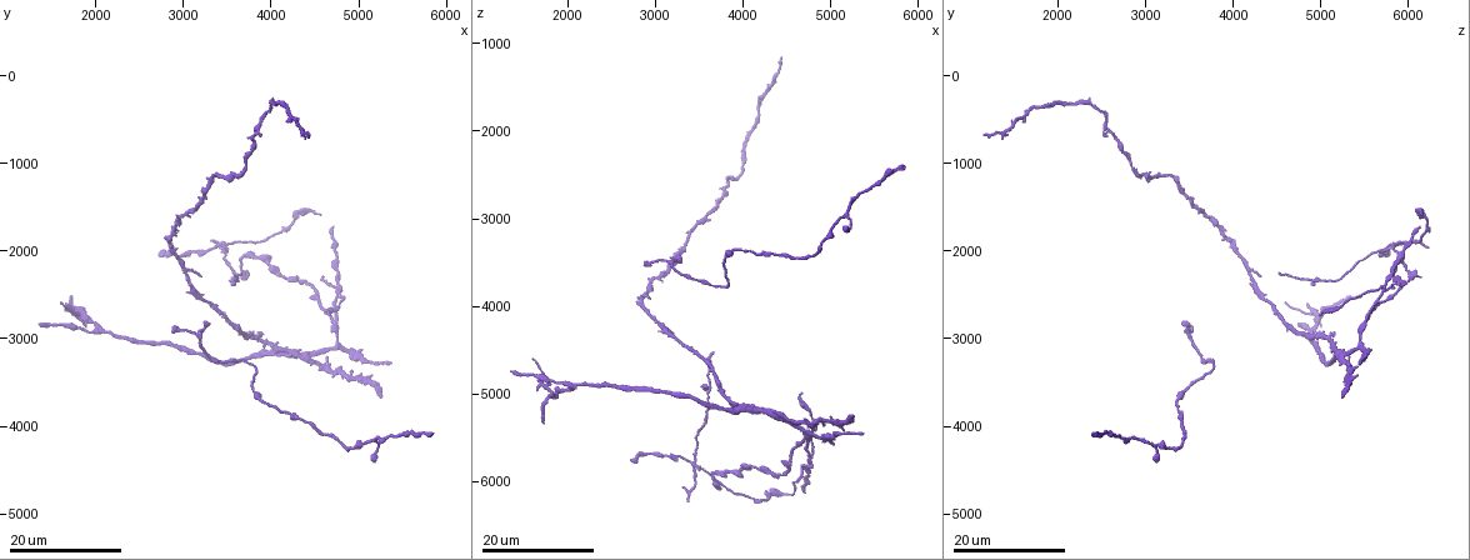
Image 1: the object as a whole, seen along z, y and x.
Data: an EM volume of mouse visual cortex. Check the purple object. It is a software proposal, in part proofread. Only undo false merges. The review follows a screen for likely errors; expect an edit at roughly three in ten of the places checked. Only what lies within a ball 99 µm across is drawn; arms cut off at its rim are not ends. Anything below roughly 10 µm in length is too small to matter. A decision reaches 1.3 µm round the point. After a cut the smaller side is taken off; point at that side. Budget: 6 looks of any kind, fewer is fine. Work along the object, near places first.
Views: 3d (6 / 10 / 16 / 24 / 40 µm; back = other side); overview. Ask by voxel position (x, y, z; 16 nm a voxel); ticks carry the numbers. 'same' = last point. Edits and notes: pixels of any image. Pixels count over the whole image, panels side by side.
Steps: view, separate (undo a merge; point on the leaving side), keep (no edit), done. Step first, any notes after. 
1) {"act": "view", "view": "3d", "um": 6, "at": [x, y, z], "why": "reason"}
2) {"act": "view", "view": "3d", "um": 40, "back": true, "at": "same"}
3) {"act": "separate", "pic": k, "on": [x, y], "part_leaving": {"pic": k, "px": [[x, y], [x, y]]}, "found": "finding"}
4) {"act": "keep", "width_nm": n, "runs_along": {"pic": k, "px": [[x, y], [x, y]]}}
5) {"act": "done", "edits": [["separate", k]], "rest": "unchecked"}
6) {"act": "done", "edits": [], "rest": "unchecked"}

{"act": "view", "view": "3d", "um": 16, "at": [4750, 2800, 5500], "why": "thin arm on a thick one"}

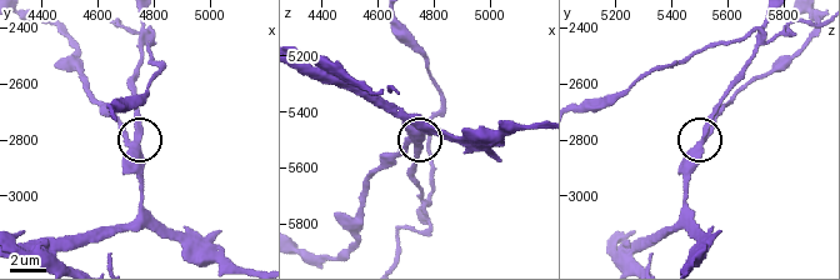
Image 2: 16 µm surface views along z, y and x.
{"act": "view", "view": "3d", "um": 10, "at": [4720, 2800, 5510]}

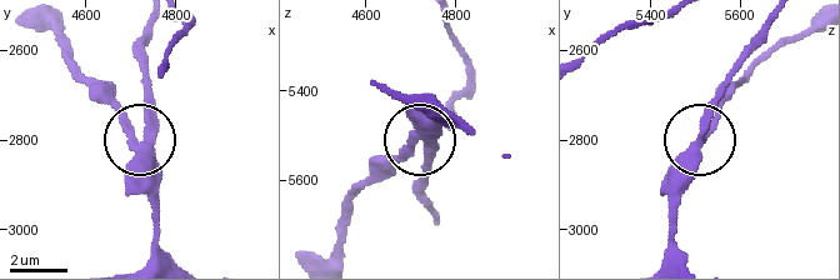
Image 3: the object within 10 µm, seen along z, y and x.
{"act": "keep", "width_nm": 340, "runs_along": {"pic": 3, "px": [[150, 255], [146, 56]]}, "found": "continuous, no second cell"}

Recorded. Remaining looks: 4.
{"act": "view", "view": "3d", "um": 16, "at": [4800, 2450, 5750], "why": "four arms meet"}

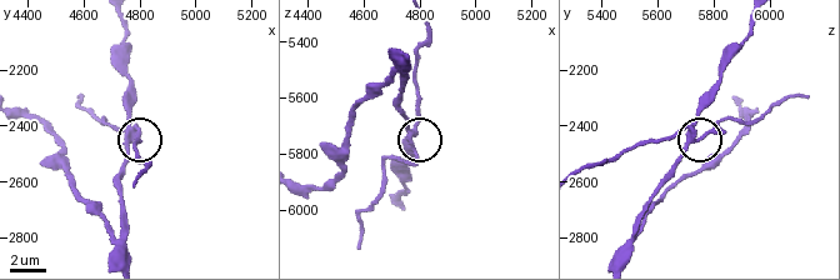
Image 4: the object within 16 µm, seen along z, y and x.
{"act": "view", "view": "3d", "um": 10, "at": [4770, 2410, 5720]}

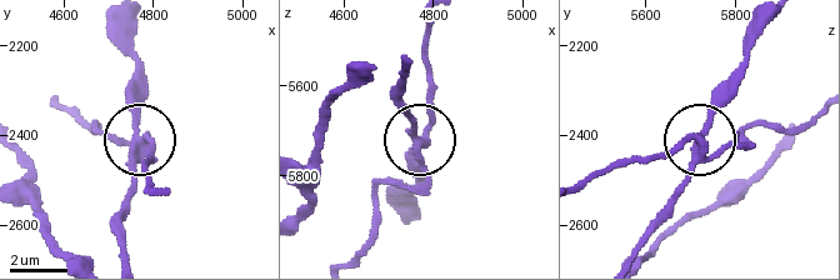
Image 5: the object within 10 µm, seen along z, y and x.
{"act": "separate", "pic": 5, "on": [746, 149], "width_nm": 250, "part_leaving": {"pic": 5, "px": [[700, 148], [638, 158], [580, 179]]}, "found": "two cells meet here"}

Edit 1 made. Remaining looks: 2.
{"act": "view", "view": "3d", "um": 24, "at": [4450, 3200, 5250], "why": "branch point"}

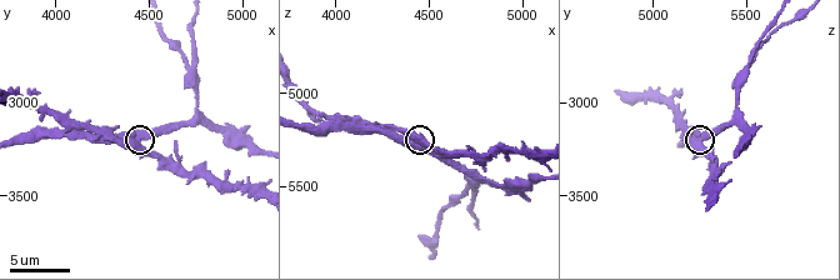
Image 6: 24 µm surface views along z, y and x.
{"act": "view", "view": "3d", "um": 6, "at": [4440, 3240, 5260]}

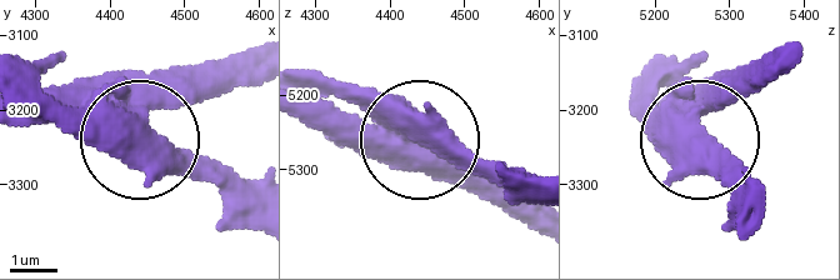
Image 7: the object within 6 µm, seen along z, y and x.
{"act": "keep", "arms": 3, "runs_along": {"pic": 7, "px": [[24, 68], [120, 111], [224, 203]]}, "found": "continuous, no second cell"}

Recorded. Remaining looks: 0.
{"act": "done", "edits": [["separate", 5]], "rest": "unchecked"}

